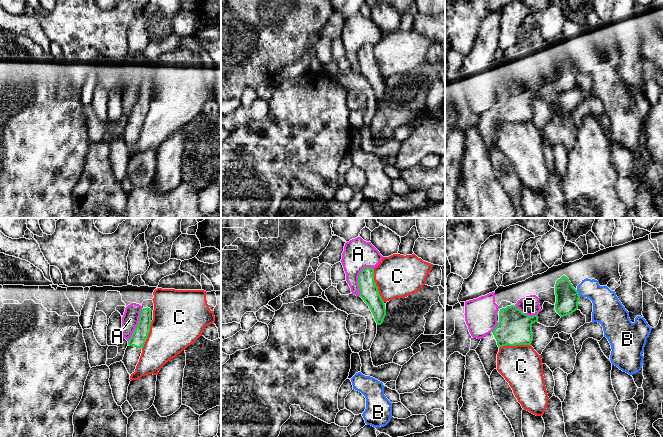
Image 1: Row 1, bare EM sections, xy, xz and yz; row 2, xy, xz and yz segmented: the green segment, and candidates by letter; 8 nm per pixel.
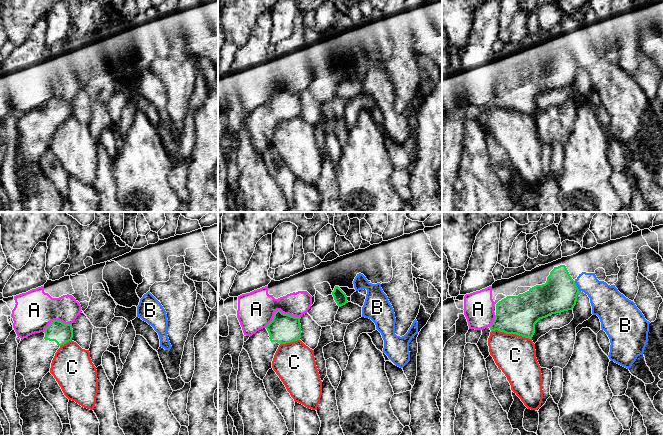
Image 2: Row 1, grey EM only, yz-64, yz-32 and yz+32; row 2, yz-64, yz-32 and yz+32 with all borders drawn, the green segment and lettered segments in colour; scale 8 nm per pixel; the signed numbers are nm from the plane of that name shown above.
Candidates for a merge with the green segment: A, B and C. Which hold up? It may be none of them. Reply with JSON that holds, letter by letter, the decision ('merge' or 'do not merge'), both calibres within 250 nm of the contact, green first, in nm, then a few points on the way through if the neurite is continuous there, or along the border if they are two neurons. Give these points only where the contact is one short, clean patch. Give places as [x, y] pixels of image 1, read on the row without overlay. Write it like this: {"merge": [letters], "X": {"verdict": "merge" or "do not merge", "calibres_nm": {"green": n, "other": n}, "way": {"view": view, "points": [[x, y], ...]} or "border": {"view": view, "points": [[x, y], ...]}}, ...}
{"merge": [], "A": {"verdict": "do not merge", "calibres_nm": {"green": 150, "other": 240}, "border": {"view": "xz", "points": [[370, 42], [366, 42], [358, 52], [359, 71]]}}, "B": {"verdict": "do not merge", "calibres_nm": {"green": 190, "other": 220}, "border": {"view": "yz", "points": [[576, 66], [580, 72]]}}, "C": {"verdict": "do not merge", "calibres_nm": {"green": 150, "other": 360}}}

